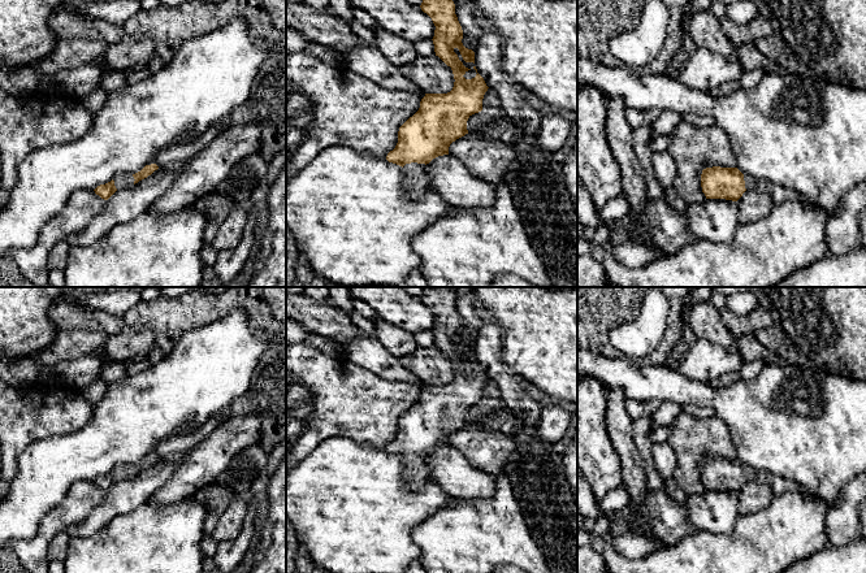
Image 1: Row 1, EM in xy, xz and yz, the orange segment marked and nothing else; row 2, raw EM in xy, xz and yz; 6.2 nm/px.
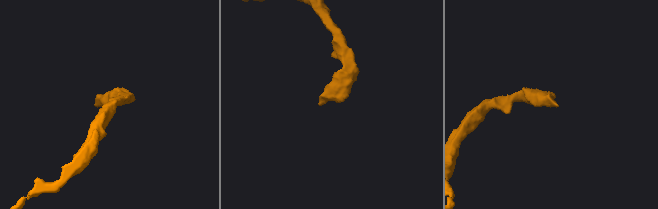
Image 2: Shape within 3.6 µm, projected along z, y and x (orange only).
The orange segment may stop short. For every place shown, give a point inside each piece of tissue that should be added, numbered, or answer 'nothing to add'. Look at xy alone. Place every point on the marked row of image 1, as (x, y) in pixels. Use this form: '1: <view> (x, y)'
1: xy (122, 181)

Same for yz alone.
1: yz (778, 194)

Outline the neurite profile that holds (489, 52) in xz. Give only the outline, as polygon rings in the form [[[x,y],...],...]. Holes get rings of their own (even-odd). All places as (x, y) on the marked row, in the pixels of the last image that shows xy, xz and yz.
[[[482,30],[475,49],[475,66],[486,86],[499,97],[506,122],[516,127],[520,140],[529,140],[540,131],[540,114],[514,87],[503,69],[503,42],[495,30]]]

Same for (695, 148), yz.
[[[680,122],[672,131],[667,151],[676,164],[675,192],[687,204],[706,200],[701,187],[701,174],[706,168],[736,168],[735,155],[727,133],[719,126],[696,127]]]

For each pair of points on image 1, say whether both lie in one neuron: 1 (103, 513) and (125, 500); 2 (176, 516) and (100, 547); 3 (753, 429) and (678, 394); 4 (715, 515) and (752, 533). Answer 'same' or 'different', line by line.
1: same
2: same
3: same
4: different

